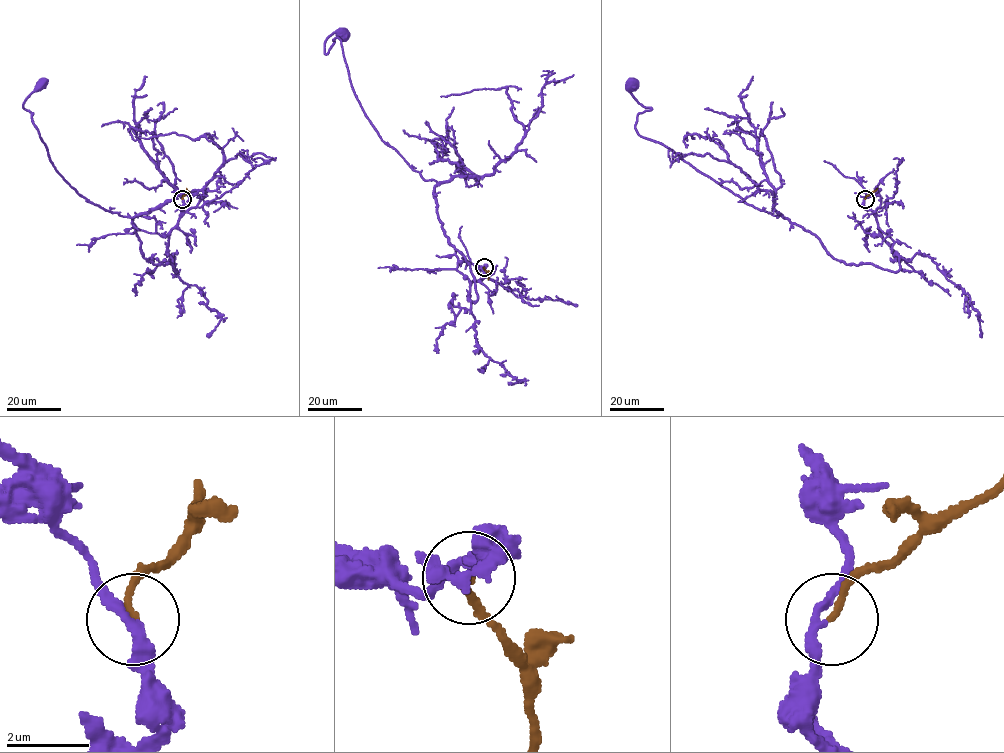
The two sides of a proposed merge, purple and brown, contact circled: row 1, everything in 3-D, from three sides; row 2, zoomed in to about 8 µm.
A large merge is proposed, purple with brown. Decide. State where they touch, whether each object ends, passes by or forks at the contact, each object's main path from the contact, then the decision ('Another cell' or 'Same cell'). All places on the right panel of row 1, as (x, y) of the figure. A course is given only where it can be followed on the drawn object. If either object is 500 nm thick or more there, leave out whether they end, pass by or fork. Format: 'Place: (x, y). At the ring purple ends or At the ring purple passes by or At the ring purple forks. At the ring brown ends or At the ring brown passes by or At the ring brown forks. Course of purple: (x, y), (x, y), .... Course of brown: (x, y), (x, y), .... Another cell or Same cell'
Place: (865, 199). At the ring purple passes by. At the ring brown ends. Course of purple: (865, 199), (899, 257), (896, 272), (834, 259), (814, 235), (642, 137), (637, 115), (651, 108), (632, 85). Course of brown: (865, 199), (877, 188). Same cell

